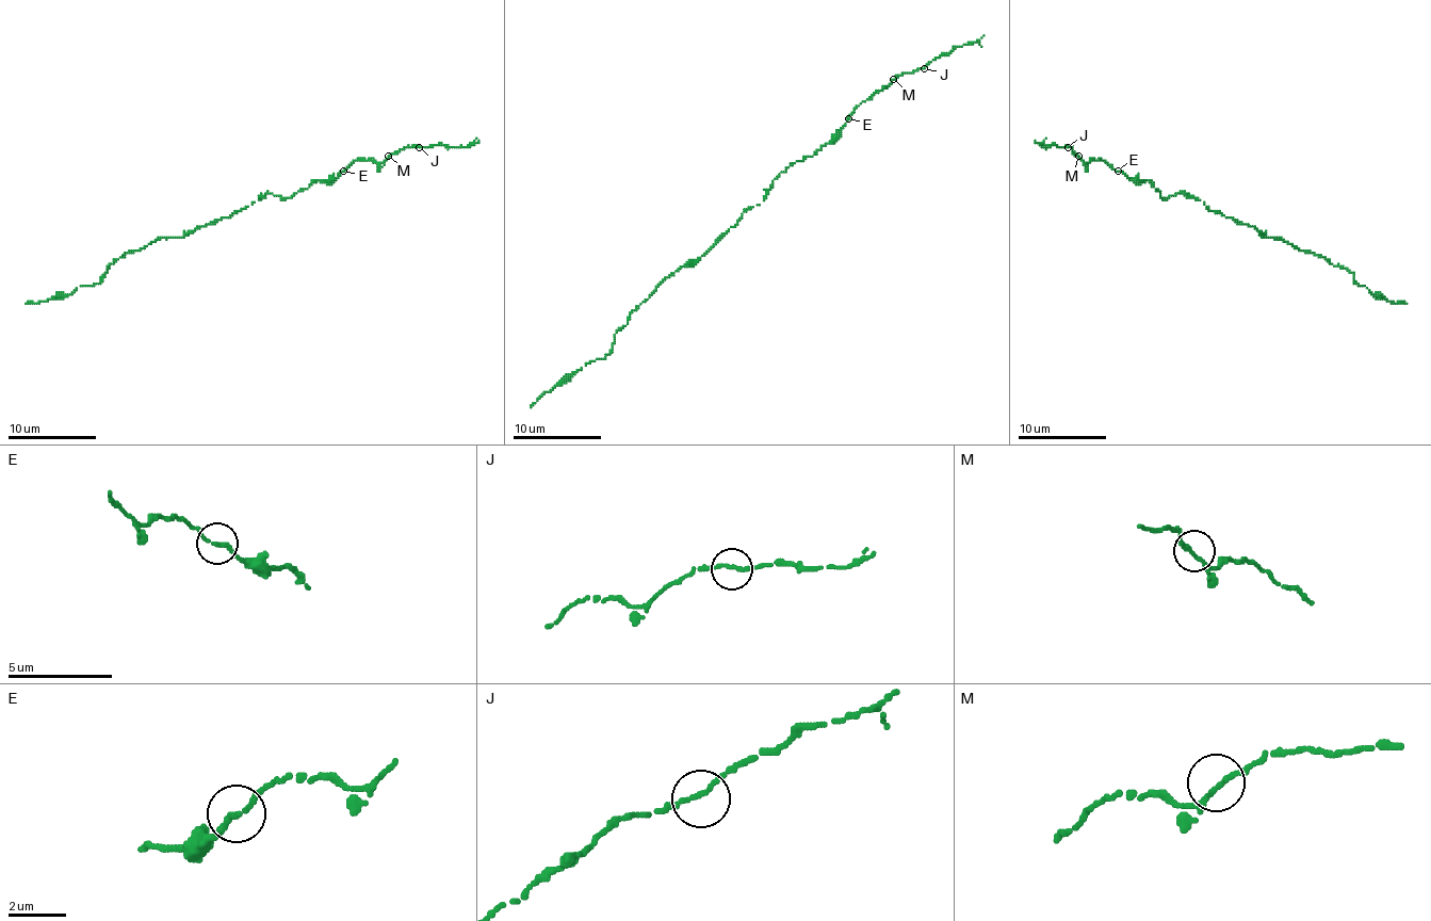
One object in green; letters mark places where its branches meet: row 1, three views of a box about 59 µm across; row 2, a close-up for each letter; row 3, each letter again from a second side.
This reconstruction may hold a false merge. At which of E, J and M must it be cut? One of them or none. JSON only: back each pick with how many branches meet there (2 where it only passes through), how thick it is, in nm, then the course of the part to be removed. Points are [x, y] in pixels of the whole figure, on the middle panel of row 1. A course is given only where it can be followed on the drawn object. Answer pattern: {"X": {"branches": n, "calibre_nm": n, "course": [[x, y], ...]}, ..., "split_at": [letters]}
{"split_at": []}

